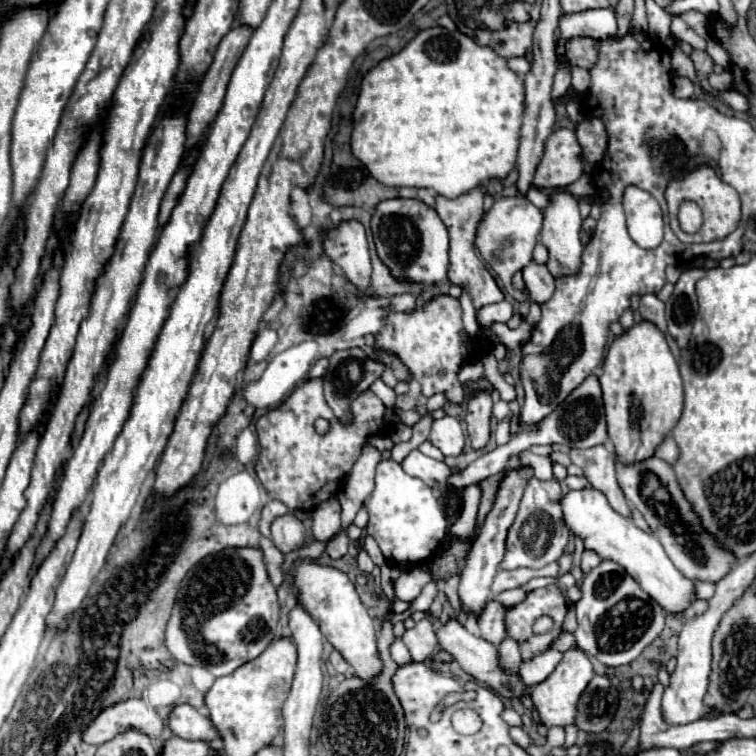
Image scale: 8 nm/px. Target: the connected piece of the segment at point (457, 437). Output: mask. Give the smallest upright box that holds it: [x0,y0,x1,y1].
[429,417,465,457]

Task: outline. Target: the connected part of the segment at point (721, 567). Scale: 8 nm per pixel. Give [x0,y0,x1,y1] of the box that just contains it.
[615,457,735,583]

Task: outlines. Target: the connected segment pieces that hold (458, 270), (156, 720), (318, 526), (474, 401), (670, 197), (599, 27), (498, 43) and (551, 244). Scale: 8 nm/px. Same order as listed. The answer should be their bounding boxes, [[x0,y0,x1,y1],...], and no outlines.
[[435,185,505,307],[81,699,163,745],[313,497,341,541],[465,393,493,449],[665,167,741,243],[555,9,617,63],[475,19,535,59],[541,191,583,277]]

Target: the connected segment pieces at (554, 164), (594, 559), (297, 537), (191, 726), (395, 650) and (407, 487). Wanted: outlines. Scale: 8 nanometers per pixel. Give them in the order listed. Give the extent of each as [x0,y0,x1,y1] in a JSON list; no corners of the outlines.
[[533,129,583,189],[580,551,601,575],[271,515,305,553],[169,705,219,741],[389,639,411,665],[365,459,447,565]]

